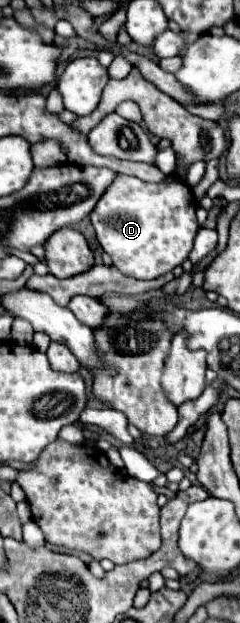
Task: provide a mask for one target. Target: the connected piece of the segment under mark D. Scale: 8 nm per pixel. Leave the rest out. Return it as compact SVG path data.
M117 175L89 217L103 251L111 255L119 271L137 279L153 279L173 271L173 267L187 259L199 229L195 209L197 199L193 191L175 175L169 175L161 183L145 183L131 175Z

